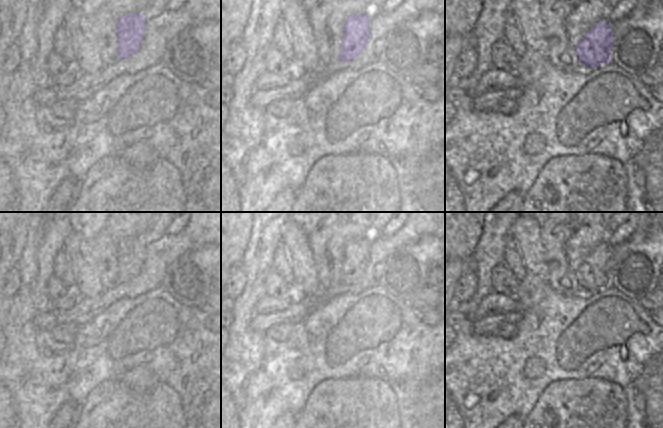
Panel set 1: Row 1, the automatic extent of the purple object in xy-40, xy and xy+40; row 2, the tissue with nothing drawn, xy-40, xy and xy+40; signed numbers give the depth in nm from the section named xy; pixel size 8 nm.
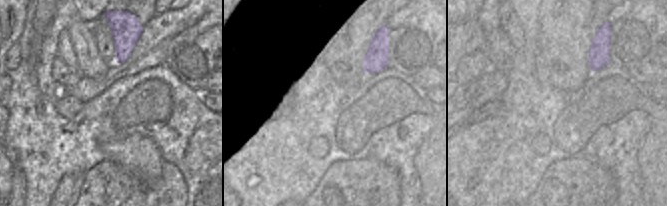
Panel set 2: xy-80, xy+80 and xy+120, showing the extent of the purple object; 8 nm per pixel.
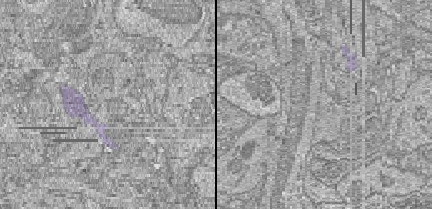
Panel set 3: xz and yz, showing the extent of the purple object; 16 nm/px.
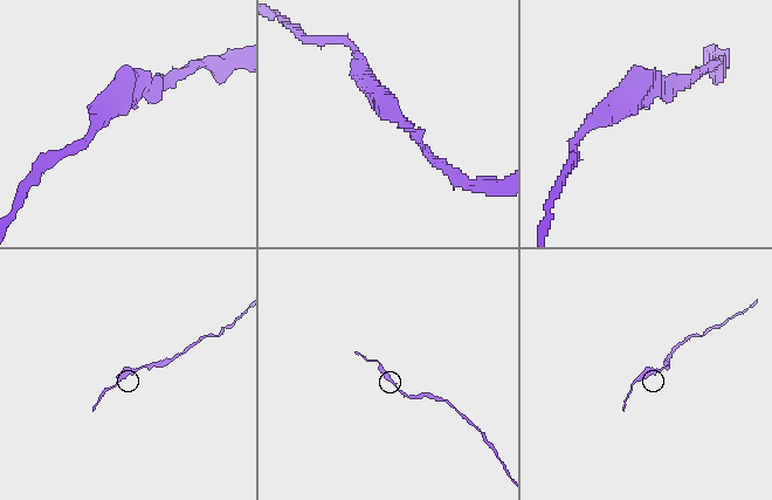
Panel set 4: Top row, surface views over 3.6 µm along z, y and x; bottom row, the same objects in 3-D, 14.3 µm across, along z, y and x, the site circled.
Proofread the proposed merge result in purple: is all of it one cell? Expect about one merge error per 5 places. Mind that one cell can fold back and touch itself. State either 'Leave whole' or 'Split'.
Leave whole.

